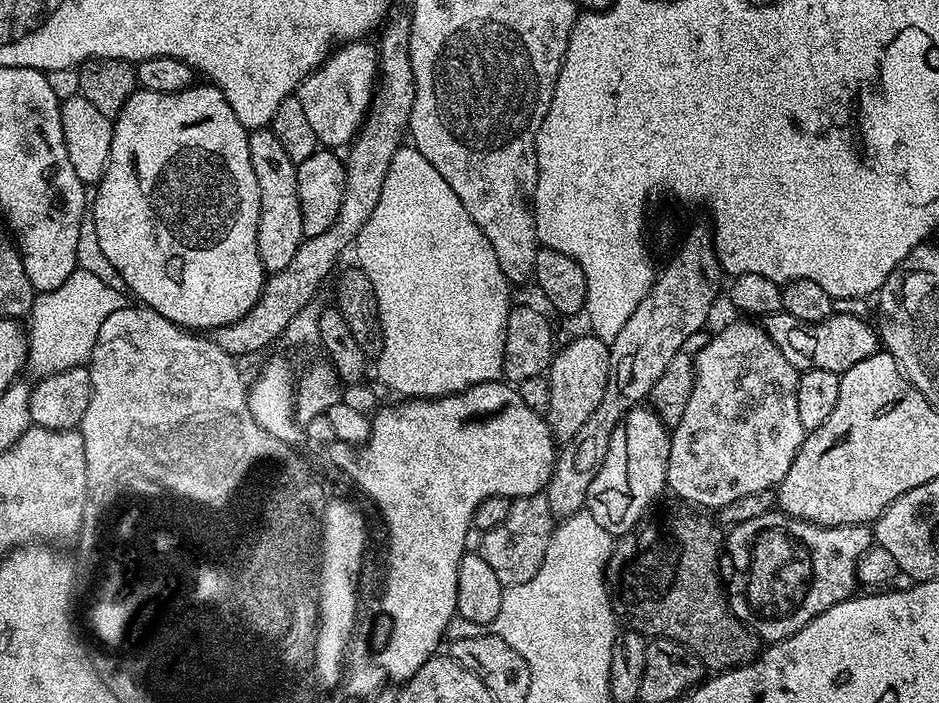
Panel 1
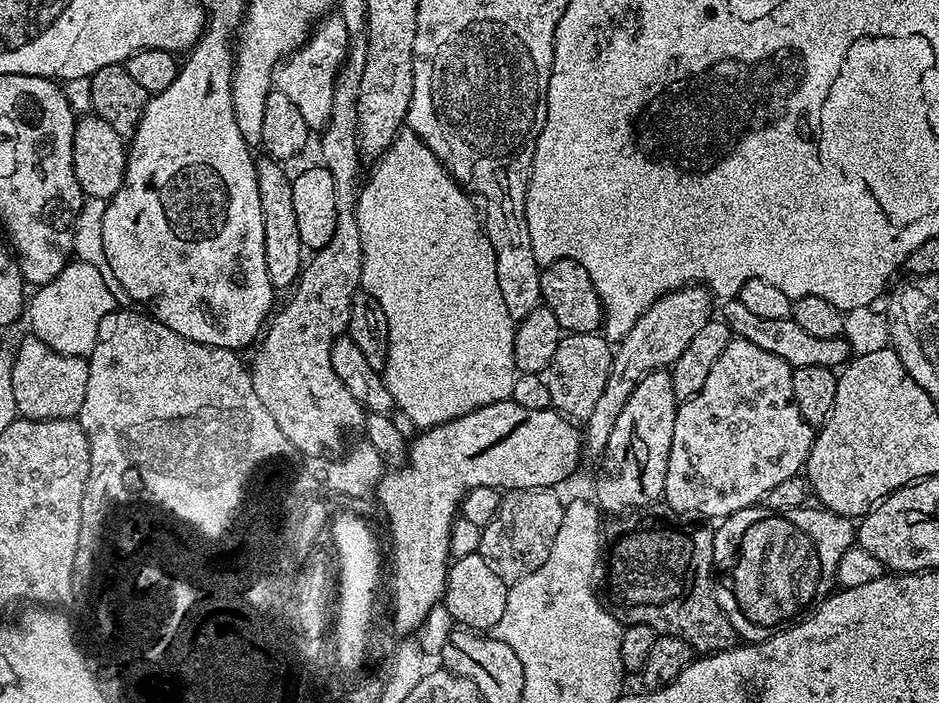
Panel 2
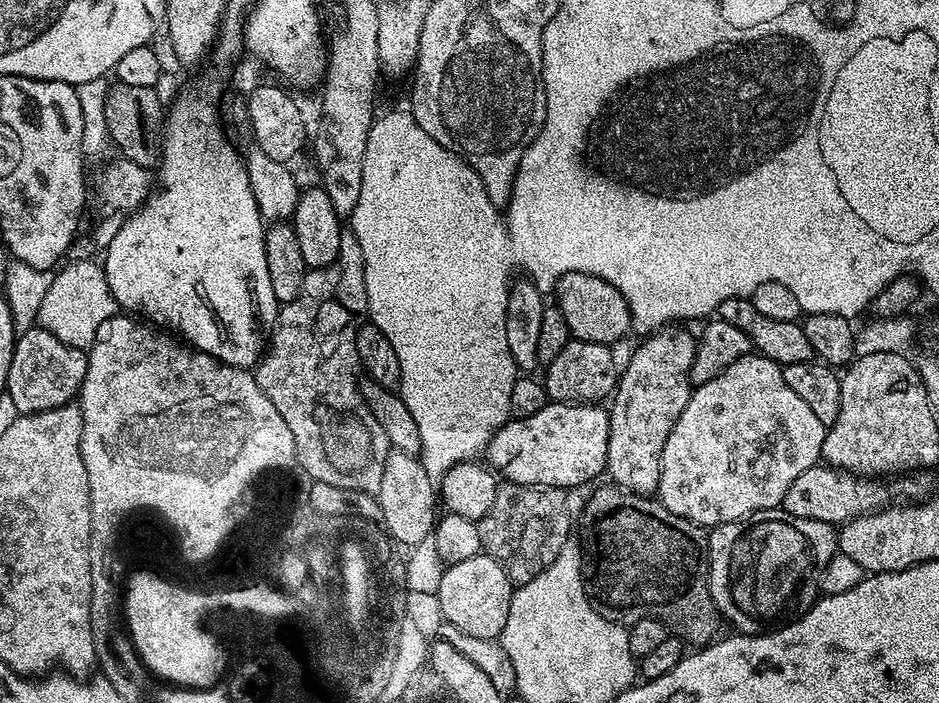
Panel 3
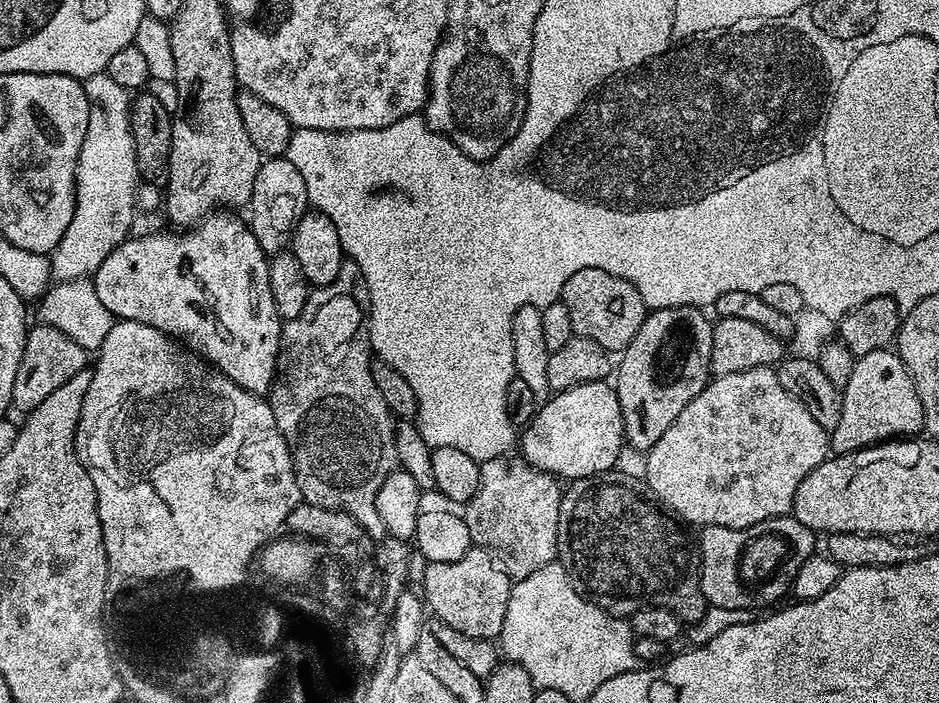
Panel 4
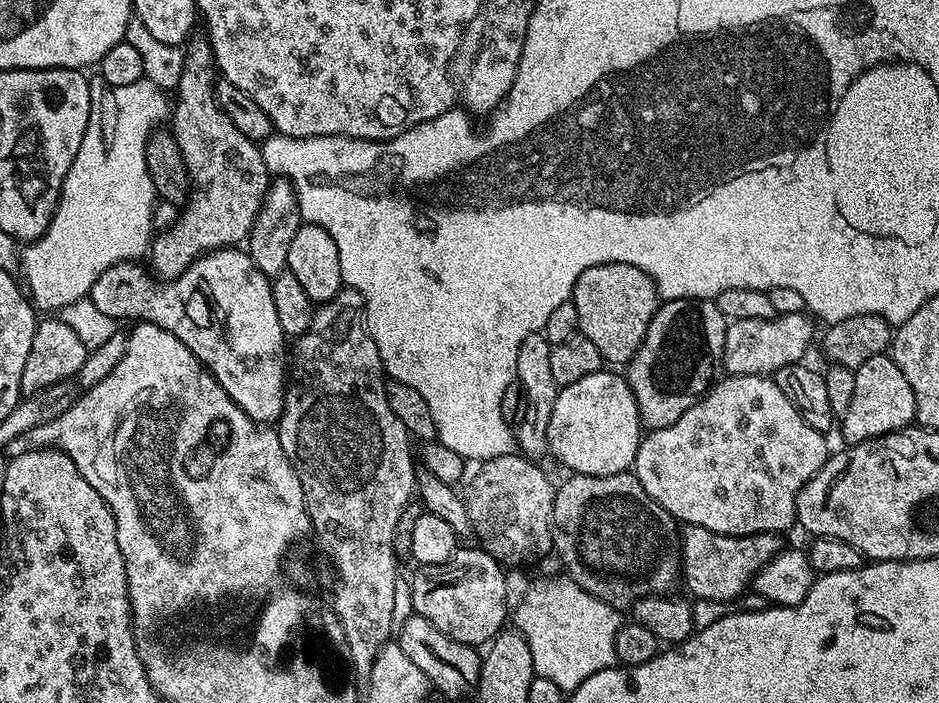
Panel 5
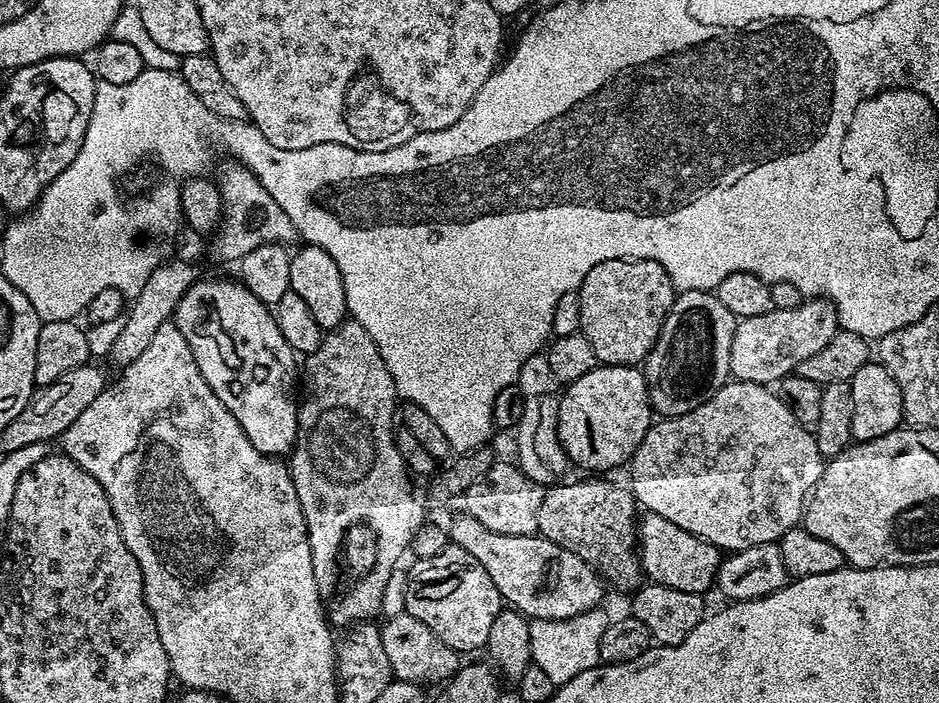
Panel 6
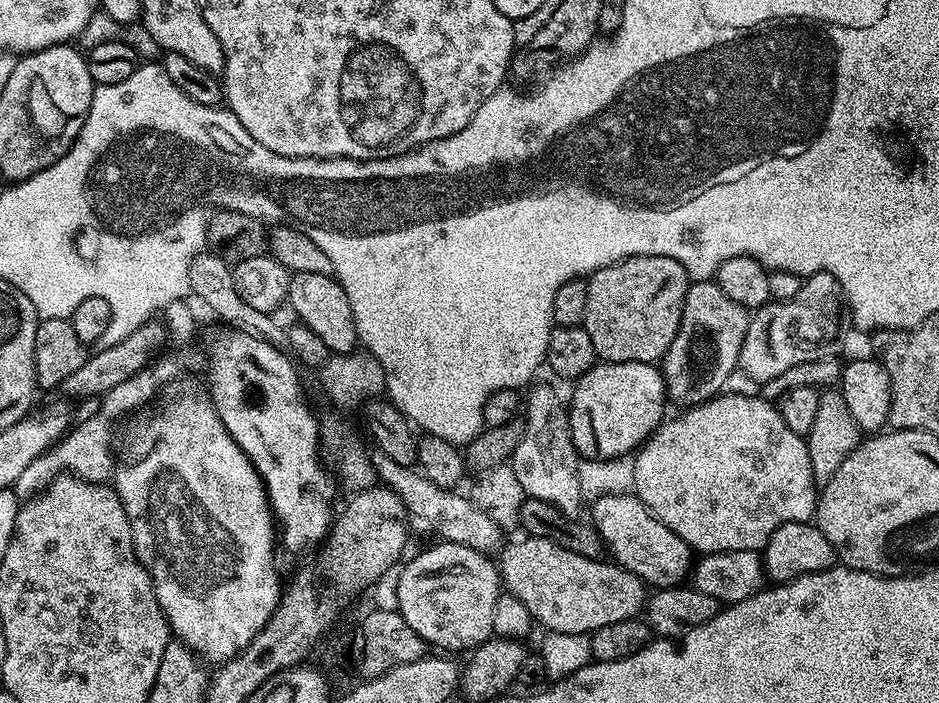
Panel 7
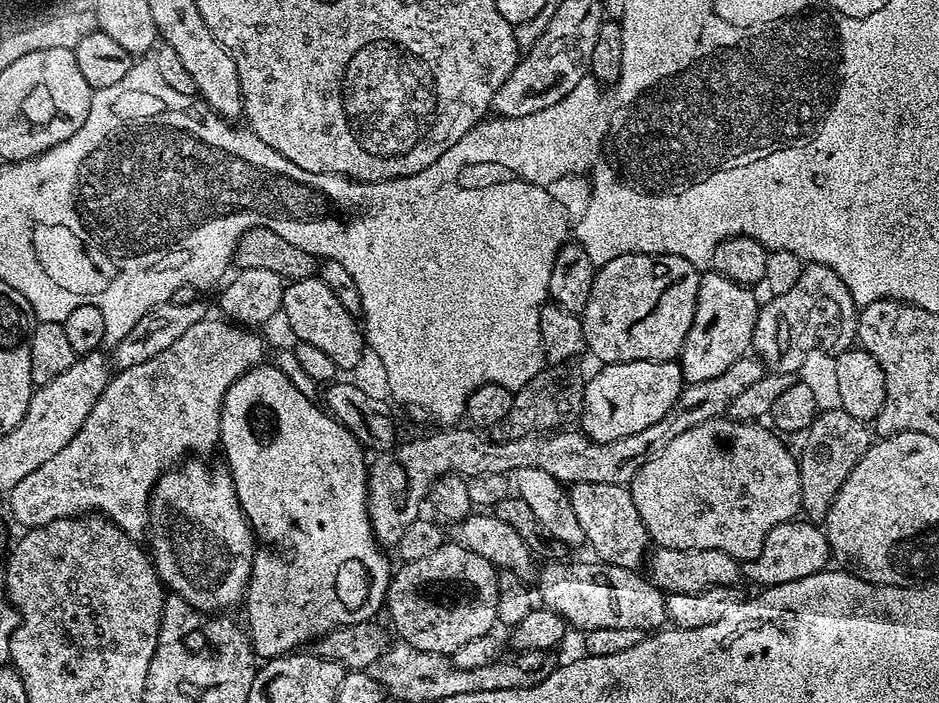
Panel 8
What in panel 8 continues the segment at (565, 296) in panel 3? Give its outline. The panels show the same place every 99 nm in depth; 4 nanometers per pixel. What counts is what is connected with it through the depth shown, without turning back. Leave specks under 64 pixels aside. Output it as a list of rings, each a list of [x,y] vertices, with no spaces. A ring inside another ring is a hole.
[[[627,252],[599,265],[590,286],[590,302],[586,302],[582,313],[587,351],[593,352],[600,359],[601,365],[676,360],[694,322],[701,275],[701,269],[697,265],[674,254],[658,256],[650,252]]]

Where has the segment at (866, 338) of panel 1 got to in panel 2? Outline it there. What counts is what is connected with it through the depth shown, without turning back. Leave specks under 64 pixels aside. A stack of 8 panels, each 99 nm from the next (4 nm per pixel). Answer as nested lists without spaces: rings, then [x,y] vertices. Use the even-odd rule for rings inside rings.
[[[728,298],[723,301],[724,312],[722,318],[728,323],[733,337],[754,342],[754,346],[762,346],[762,350],[770,350],[770,354],[778,354],[793,368],[802,366],[826,366],[836,370],[848,363],[850,349],[844,336],[834,338],[814,338],[814,334],[806,334],[802,326],[793,320],[779,320],[778,318],[762,318],[753,314],[747,306],[742,306],[738,298]]]

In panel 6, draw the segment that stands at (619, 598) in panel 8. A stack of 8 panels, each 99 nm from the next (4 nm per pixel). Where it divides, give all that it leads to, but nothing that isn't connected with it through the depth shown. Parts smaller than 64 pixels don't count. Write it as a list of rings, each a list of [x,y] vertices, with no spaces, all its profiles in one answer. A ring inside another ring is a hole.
[[[457,512],[457,516],[446,524],[447,539],[471,554],[482,565],[482,570],[490,574],[505,605],[532,620],[568,620],[603,605],[605,581],[595,568],[582,562],[578,554],[570,554],[570,550],[539,534],[494,534],[468,512]]]

